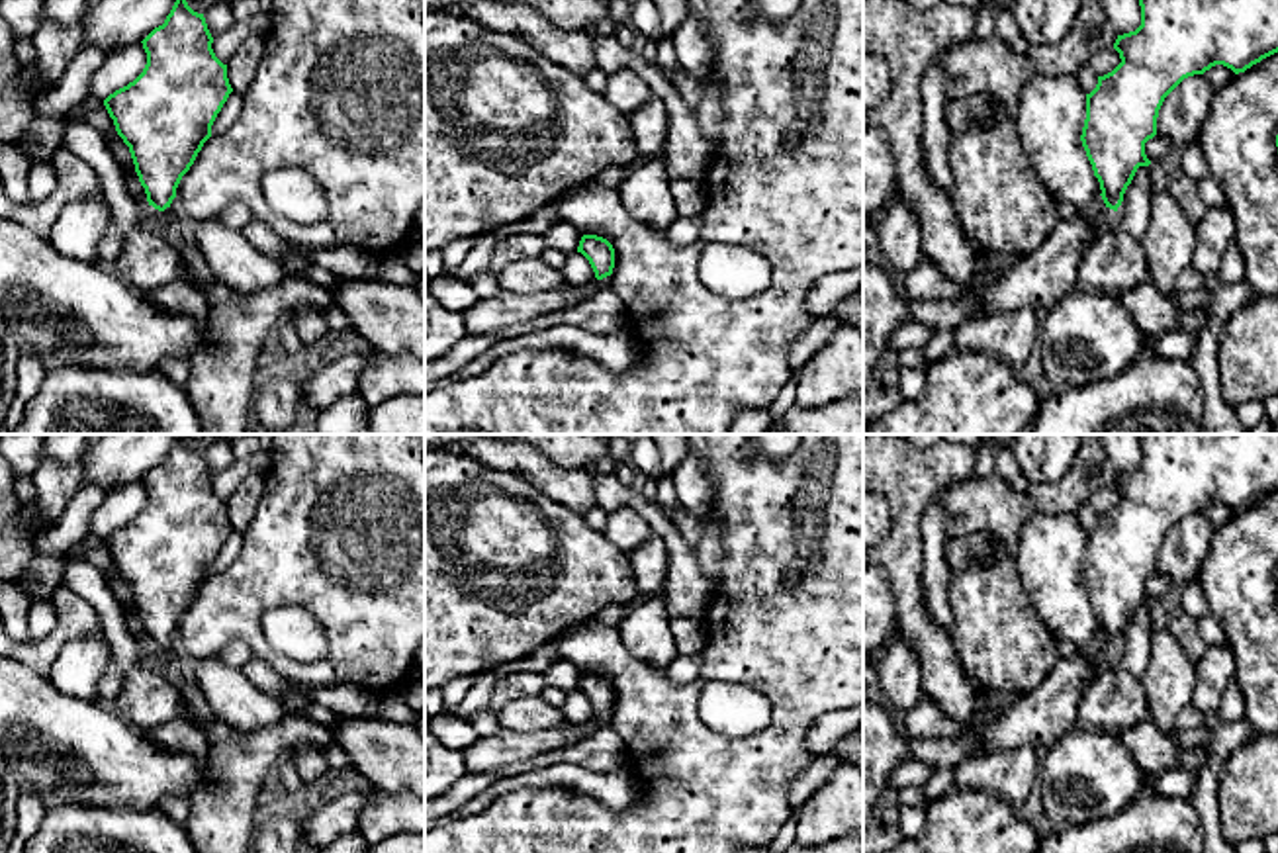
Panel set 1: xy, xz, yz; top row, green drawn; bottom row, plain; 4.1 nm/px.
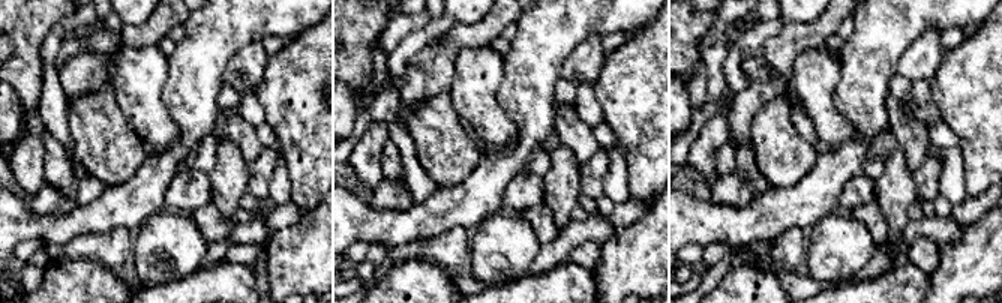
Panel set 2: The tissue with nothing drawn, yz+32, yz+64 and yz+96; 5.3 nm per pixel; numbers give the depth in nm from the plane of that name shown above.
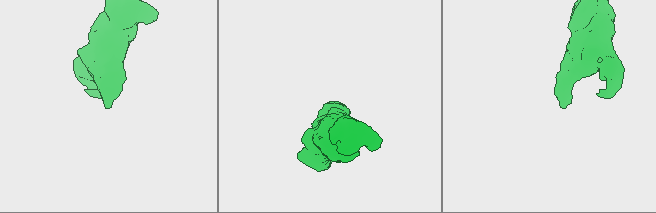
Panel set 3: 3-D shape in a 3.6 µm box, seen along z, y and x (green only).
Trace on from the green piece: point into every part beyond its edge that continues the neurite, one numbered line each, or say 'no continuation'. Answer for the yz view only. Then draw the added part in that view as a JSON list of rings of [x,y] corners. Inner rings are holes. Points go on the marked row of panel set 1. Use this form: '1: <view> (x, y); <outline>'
1: yz (1038, 280); [[[1088,207],[1074,219],[1059,219],[1035,252],[1008,264],[992,286],[975,295],[961,292],[951,299],[916,301],[896,292],[892,272],[863,260],[863,387],[871,385],[875,366],[890,358],[890,335],[908,323],[953,333],[975,315],[1051,309],[1078,288],[1078,266],[1098,215],[1116,211],[1102,207],[1092,213]]]

